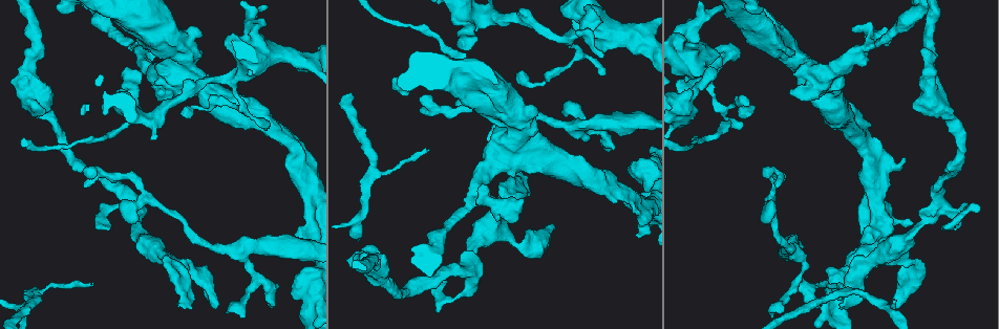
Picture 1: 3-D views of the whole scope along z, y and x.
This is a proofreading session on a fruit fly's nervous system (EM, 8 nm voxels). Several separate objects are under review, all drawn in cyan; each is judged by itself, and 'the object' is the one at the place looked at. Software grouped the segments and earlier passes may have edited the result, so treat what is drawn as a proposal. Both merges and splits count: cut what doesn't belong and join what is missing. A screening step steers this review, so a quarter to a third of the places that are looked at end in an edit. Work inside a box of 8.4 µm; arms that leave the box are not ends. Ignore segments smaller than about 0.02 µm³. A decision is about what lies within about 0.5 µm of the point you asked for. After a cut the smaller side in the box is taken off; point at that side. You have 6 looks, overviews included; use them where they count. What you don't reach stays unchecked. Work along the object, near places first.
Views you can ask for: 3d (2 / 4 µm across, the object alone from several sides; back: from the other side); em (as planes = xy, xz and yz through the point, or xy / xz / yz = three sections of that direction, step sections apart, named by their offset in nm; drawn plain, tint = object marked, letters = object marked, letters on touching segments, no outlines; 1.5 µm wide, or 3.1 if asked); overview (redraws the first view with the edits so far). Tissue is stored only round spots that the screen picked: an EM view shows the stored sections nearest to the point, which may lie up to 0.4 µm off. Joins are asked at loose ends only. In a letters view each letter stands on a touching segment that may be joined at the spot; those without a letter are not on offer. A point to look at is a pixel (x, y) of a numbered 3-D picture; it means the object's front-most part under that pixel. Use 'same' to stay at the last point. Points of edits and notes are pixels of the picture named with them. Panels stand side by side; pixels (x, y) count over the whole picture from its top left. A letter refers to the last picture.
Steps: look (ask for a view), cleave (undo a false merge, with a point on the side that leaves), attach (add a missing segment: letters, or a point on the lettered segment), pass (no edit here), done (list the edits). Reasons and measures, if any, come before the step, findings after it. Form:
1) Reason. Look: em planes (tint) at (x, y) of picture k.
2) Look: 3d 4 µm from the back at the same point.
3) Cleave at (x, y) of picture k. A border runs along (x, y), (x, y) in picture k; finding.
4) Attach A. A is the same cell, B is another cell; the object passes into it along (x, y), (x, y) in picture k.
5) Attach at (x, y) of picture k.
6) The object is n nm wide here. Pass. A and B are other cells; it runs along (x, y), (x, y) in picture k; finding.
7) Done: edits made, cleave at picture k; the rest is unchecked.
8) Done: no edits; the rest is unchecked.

An open end. Look: em xz step 8 (tint) at (530, 195) of picture 1.

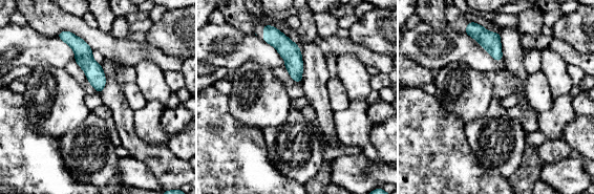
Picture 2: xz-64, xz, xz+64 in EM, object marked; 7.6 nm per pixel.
Cut it another way. Look: em planes (letters) at the same point.

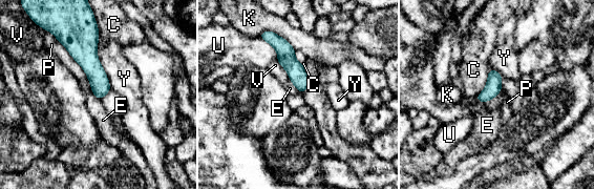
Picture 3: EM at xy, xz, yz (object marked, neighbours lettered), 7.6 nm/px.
Pass. C, E, K, P, U, V and Y are other cells; a border runs along (99, 35), (98, 59), (111, 89) in picture 3; no lettered segment goes on from it.

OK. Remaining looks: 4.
An open end. Look: 3d 2 µm at (610, 151) of picture 1.

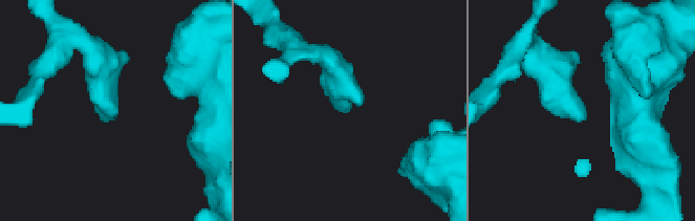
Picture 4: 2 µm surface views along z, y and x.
Look: em planes (letters) at (350, 106) of picture 4.

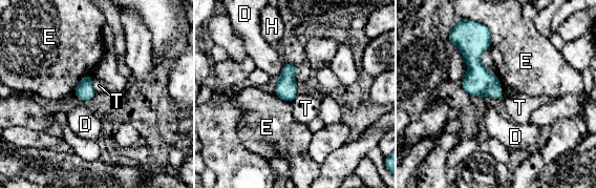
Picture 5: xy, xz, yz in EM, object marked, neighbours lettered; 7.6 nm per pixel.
The object is 140 nm wide here. Pass. D, E, H and T are other cells; a border runs along (498, 81), (502, 99) in picture 5; none of them fits.

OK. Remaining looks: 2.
Three arms meet. Look: em planes (tint) at (466, 268) of picture 1.

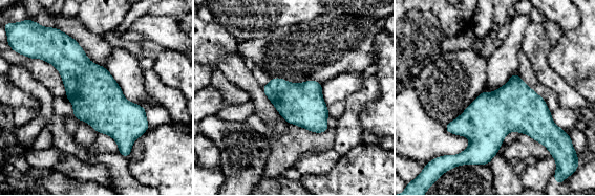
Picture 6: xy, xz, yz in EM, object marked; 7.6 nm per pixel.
Look: em planes (letters) at the same point.

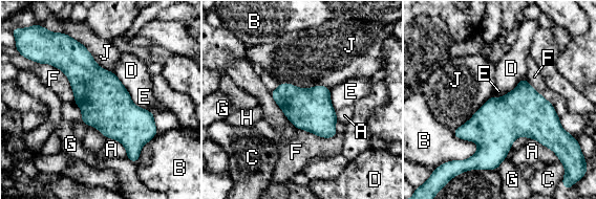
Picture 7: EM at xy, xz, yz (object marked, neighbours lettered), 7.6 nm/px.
Pass. A, B, C, D, E, F, G, H and J are other cells; a border runs along (279, 83), (330, 89) in picture 7; all the same neuron.

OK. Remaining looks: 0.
Done: no edits; the rest is unchecked.

